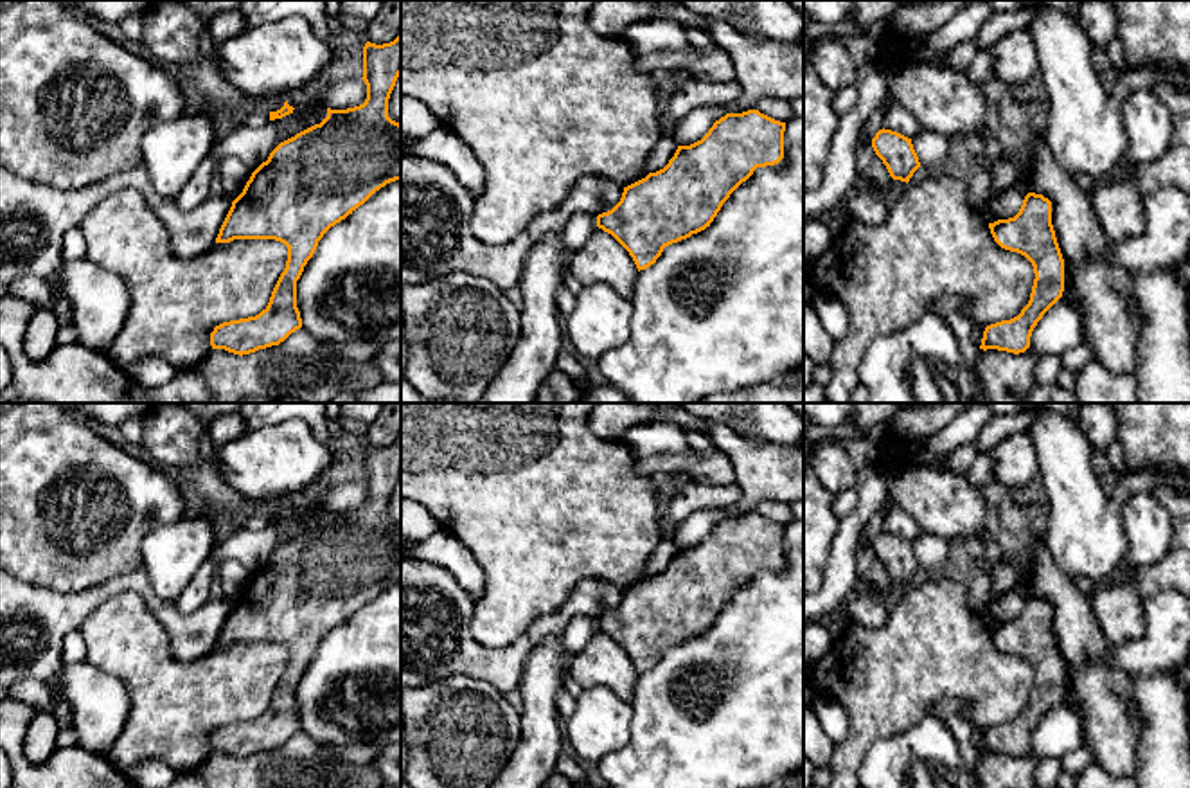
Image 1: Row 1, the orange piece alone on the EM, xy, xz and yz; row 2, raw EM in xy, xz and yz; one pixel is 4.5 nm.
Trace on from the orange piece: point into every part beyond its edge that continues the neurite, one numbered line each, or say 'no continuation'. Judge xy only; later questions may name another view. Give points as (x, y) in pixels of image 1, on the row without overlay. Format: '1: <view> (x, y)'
no continuation

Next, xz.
no continuation

